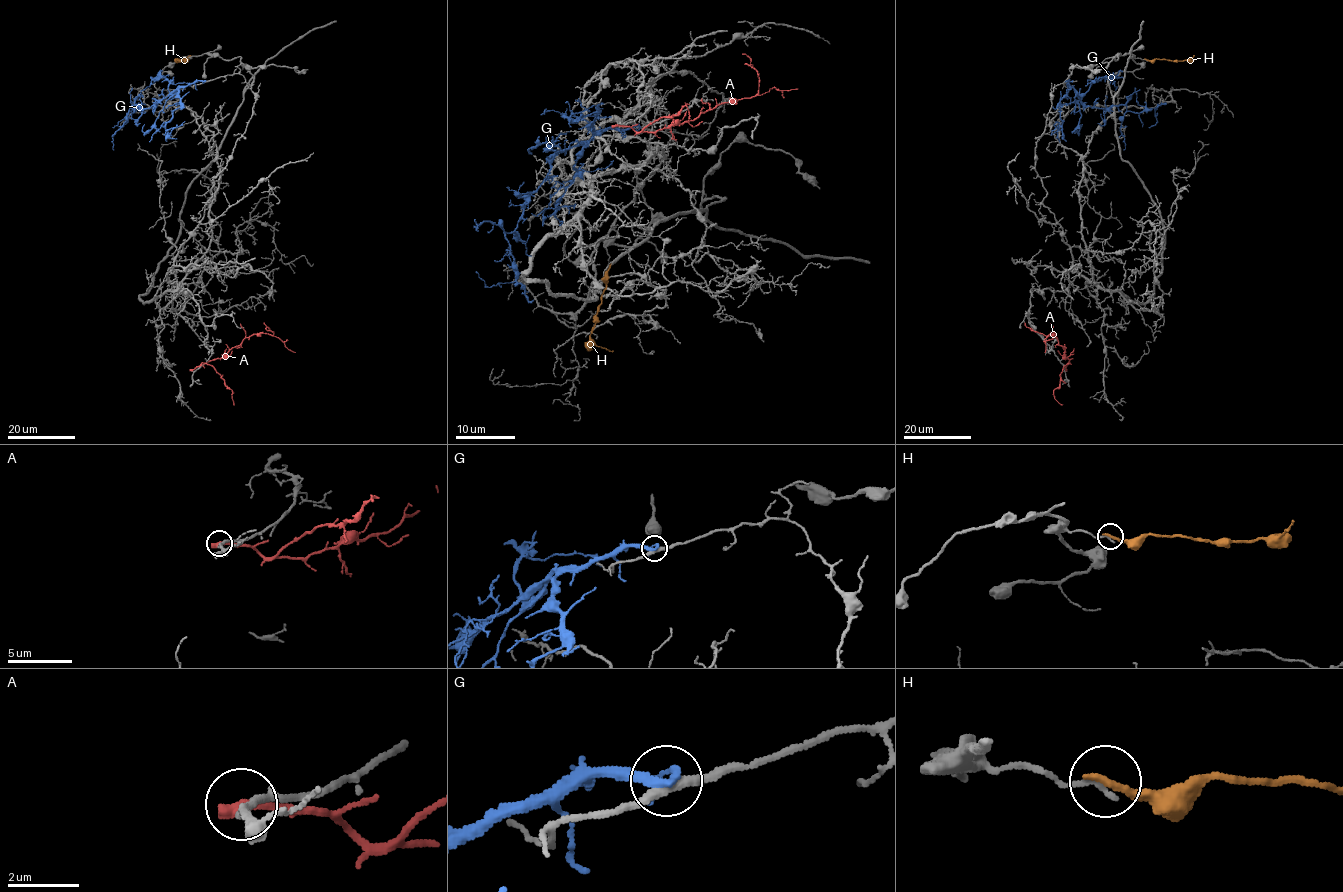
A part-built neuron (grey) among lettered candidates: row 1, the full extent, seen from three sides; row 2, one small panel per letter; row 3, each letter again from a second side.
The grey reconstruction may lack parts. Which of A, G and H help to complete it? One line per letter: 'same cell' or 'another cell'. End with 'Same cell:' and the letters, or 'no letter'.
A: another cell
G: another cell
H: another cell
Same cell: no letter

